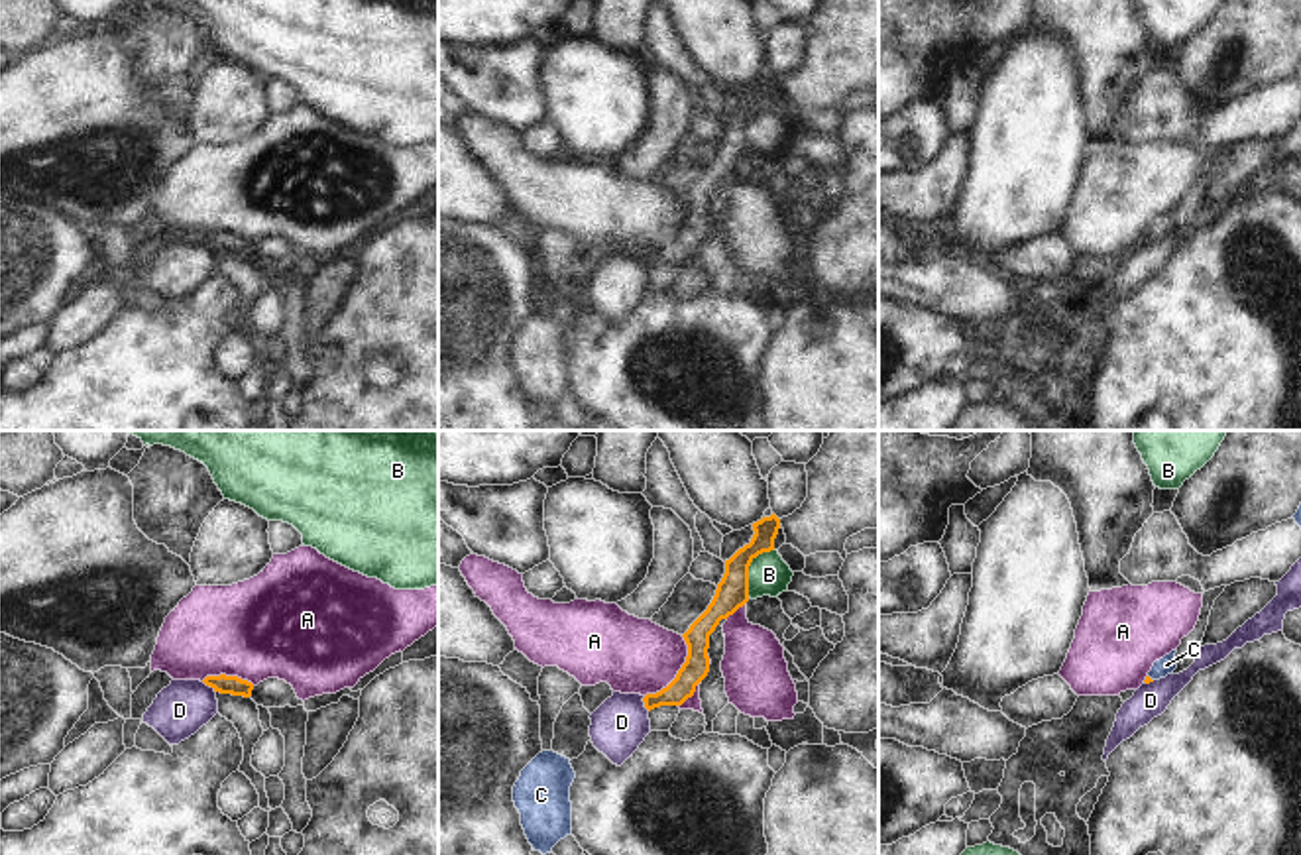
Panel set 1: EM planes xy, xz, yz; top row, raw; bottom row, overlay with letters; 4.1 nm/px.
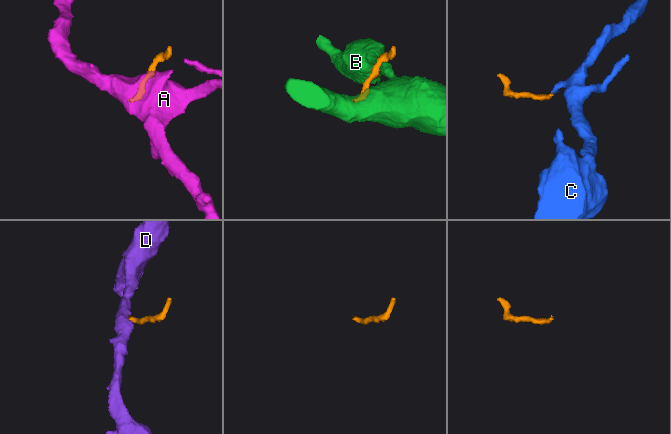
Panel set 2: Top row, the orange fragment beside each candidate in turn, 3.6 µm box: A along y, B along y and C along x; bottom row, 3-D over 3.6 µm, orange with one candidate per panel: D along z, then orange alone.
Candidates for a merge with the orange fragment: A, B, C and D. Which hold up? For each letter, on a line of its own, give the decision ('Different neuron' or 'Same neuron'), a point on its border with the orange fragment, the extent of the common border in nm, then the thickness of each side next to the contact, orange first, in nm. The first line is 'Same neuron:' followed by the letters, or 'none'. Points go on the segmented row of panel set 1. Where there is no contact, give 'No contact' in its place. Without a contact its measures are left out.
Same neuron: C
A: Different neuron. Touches orange at xz (678, 671). Shared border 300 nm. Thickness 110 nm (orange) against 300 nm
B: Different neuron. Touches orange at xz (747, 569). Shared border 220 nm. Thickness 130 nm (orange) against 170 nm
C: Same neuron. Touches orange at yz (1150, 679). Shared border 40 nm. Thickness 20 nm (orange) against 70 nm
D: Different neuron. Touches orange at xy (209, 684). Shared border 80 nm. Thickness 80 nm (orange) against 220 nm

